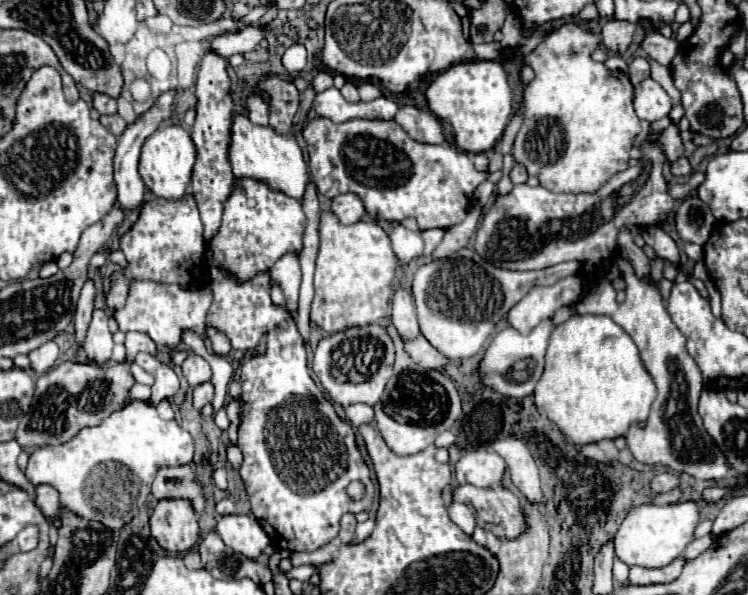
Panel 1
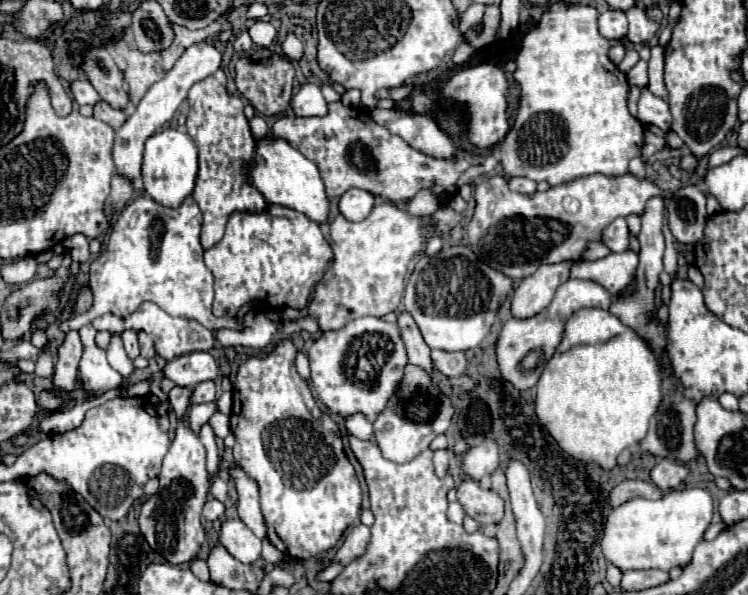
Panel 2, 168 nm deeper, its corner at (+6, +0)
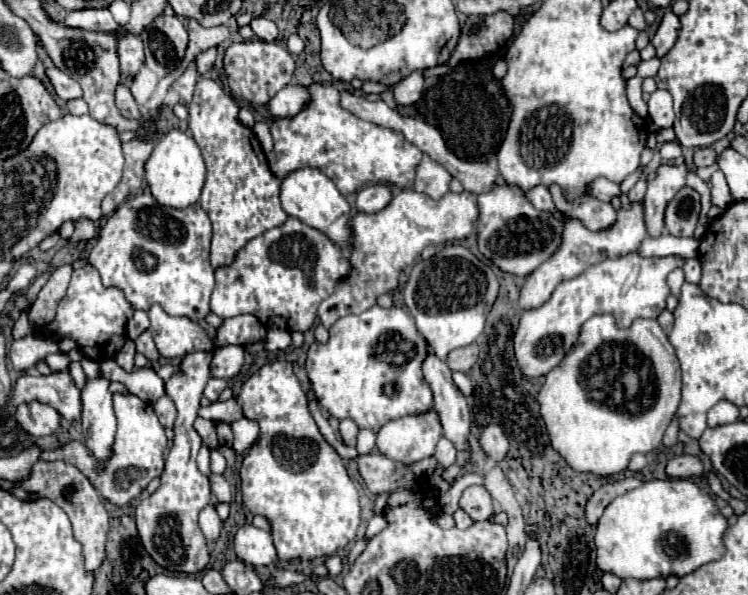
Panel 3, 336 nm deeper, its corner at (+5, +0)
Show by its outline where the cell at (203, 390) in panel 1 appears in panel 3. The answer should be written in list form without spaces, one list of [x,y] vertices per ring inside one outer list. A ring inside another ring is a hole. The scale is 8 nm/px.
[[[209,379],[205,391],[203,391],[203,397],[209,399],[209,401],[217,401],[217,397],[221,395],[221,391],[227,387],[227,381],[225,379]]]

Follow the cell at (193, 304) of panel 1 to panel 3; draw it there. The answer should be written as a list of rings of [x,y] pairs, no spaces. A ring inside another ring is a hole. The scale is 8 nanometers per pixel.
[[[153,305],[147,315],[153,341],[165,359],[185,357],[193,351],[211,351],[215,347],[213,337],[187,317],[171,317],[159,305]]]

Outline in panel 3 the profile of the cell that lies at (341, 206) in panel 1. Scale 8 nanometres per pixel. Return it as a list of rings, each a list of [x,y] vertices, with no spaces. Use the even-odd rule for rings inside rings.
[[[369,185],[357,191],[355,207],[359,213],[377,213],[391,201],[391,189],[387,185]]]

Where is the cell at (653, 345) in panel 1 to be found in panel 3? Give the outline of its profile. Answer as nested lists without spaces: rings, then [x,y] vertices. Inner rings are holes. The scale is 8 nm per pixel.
[[[661,165],[657,169],[657,177],[649,181],[647,195],[645,195],[645,227],[651,237],[661,237],[661,231],[665,227],[663,215],[667,203],[675,197],[675,193],[685,187],[685,175],[687,175],[687,165],[679,167],[669,167]]]

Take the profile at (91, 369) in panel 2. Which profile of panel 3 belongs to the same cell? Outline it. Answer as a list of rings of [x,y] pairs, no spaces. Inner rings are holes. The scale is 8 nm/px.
[[[81,357],[85,371],[85,387],[81,389],[81,423],[83,435],[95,457],[105,459],[111,455],[111,443],[115,437],[115,415],[113,415],[113,393],[109,391],[111,379],[101,375],[101,363],[89,357]]]

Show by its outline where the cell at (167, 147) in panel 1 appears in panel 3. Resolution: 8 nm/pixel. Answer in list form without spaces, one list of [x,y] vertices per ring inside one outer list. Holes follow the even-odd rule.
[[[171,129],[153,149],[151,157],[145,163],[145,179],[149,183],[149,189],[157,203],[165,207],[175,207],[183,209],[199,201],[203,181],[205,181],[205,163],[201,157],[201,149],[197,147],[195,139],[181,131],[181,129]]]

